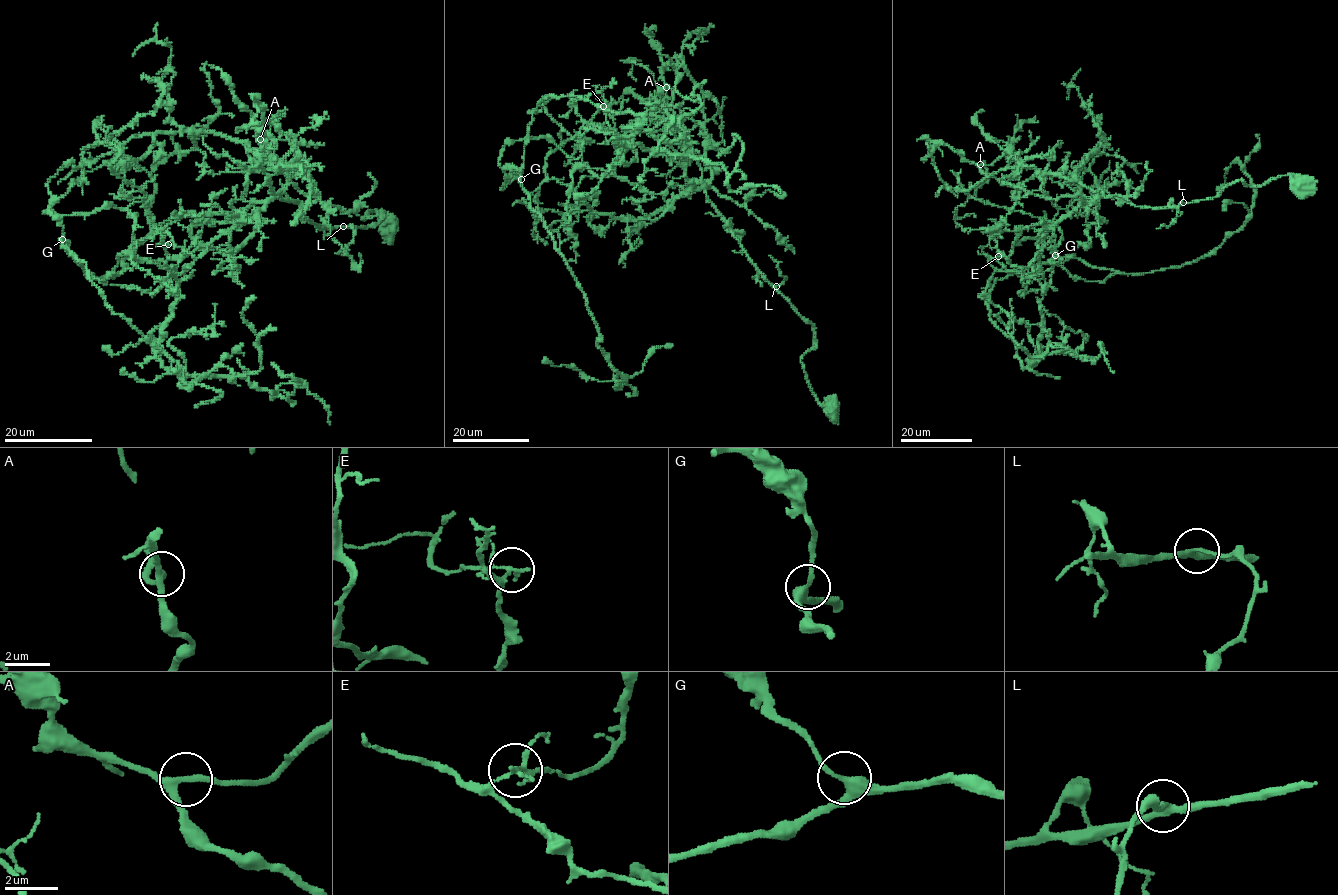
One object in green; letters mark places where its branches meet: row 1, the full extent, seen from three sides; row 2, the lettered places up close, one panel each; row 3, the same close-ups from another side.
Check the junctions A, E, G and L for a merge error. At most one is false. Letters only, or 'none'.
E

